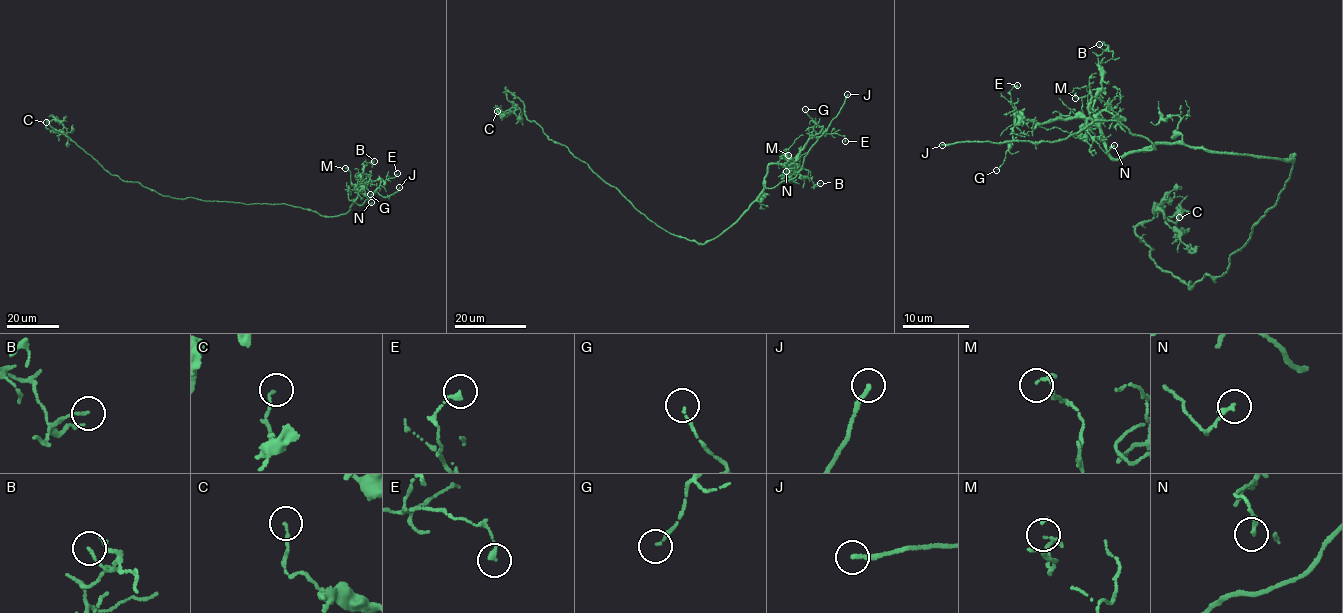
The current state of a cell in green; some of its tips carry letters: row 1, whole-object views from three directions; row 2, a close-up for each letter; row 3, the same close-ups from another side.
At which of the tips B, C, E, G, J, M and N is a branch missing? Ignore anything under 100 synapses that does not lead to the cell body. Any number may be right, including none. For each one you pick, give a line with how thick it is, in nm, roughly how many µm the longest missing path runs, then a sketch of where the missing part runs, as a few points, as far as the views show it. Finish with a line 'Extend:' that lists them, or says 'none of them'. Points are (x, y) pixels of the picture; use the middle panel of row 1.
J: 200 nm thick; about 35 µm are missing
Extend: J

